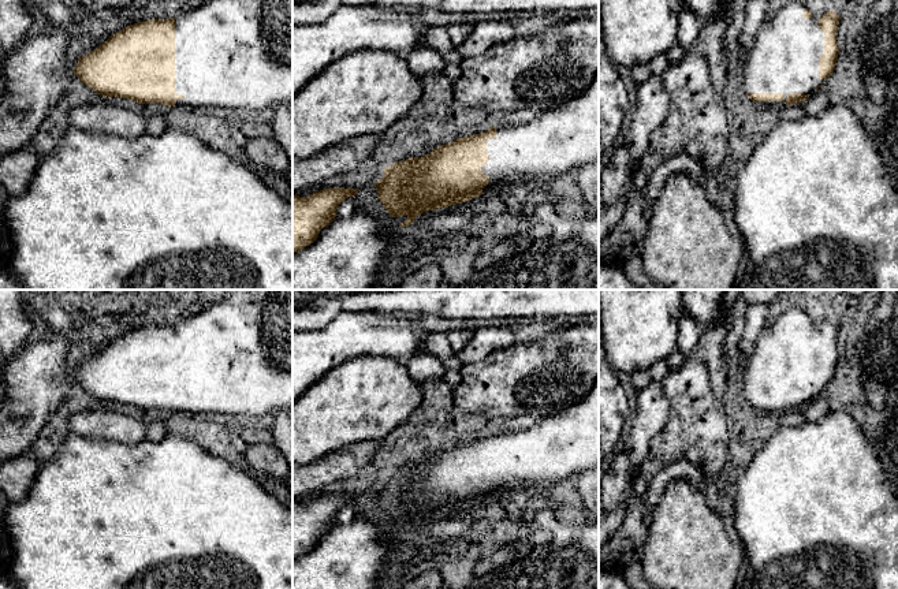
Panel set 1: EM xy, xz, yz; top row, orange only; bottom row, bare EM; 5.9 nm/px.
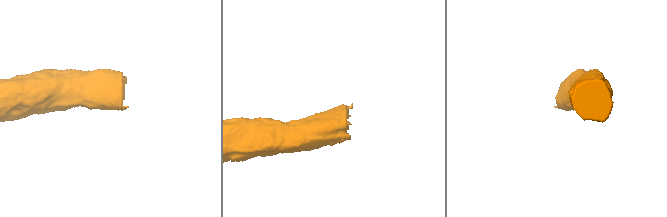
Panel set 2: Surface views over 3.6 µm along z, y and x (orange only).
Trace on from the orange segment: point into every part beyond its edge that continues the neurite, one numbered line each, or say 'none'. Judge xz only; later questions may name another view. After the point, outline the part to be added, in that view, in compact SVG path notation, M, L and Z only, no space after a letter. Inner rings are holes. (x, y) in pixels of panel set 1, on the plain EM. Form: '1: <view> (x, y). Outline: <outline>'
1: xz (563, 444). Outline: M599 379L580 403L540 420L537 425L522 430L493 432L498 441L487 446L487 462L491 466L481 474L491 488L482 500L492 499L500 491L525 496L543 481L558 482L586 470L599 470Z

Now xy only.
1: xy (234, 357). Outline: M236 290L227 299L180 317L175 323L175 399L182 406L175 413L191 414L231 414L247 417L264 417L279 410L292 409L292 290Z

